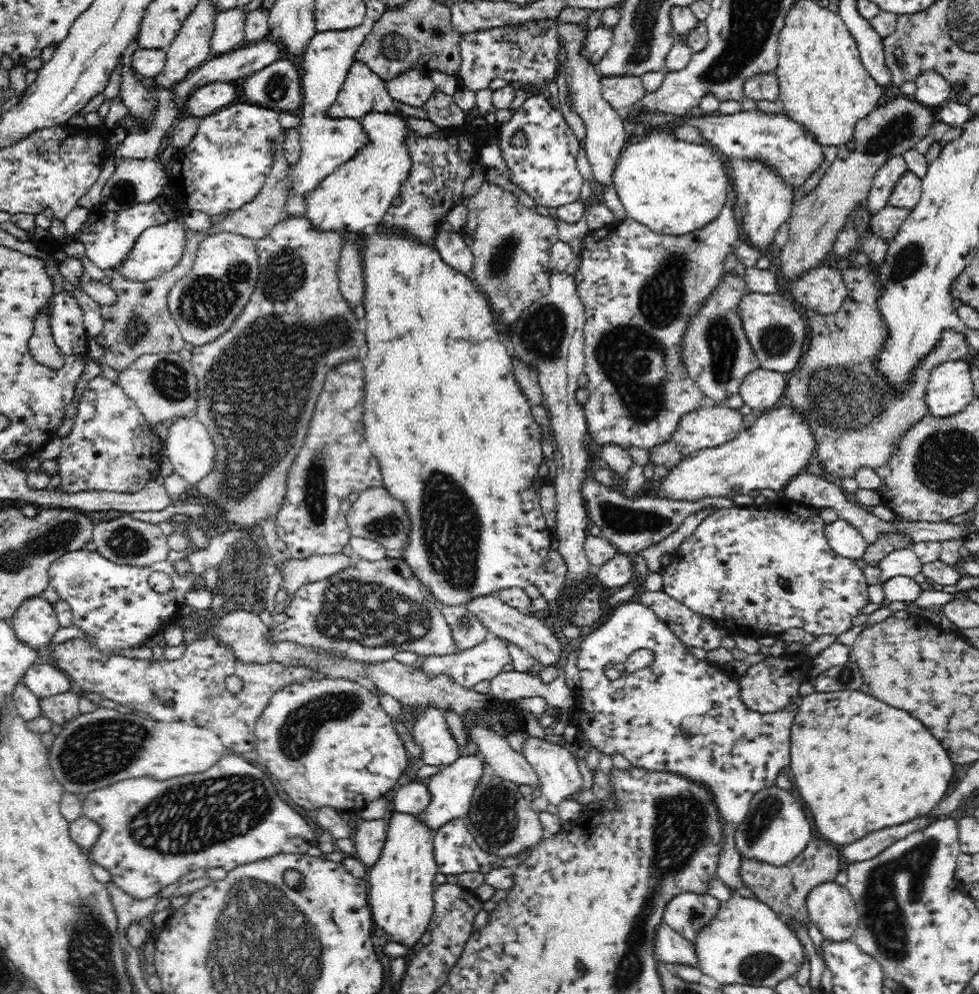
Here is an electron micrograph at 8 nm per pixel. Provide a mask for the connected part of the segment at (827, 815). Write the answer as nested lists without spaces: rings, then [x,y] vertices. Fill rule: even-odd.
[[[867,689],[816,692],[803,696],[791,729],[790,768],[796,790],[808,806],[815,830],[834,845],[848,845],[870,832],[928,814],[948,792],[954,774],[950,755],[920,720],[874,698]]]

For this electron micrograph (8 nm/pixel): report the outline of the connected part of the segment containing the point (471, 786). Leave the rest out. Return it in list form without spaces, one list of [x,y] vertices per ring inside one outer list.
[[[478,756],[458,757],[451,765],[447,765],[442,772],[423,780],[426,789],[430,791],[430,804],[422,810],[416,819],[424,826],[428,827],[432,834],[441,829],[447,822],[454,819],[466,819],[469,813],[471,800],[473,799],[474,790],[479,786],[478,782],[482,775],[487,771],[482,767],[483,759]]]

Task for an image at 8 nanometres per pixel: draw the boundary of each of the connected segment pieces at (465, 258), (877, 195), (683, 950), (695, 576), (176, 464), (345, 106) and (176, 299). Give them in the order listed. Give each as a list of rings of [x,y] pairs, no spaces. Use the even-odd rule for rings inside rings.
[[[438,229],[435,242],[436,249],[446,265],[466,276],[470,274],[470,270],[473,268],[473,253],[472,249],[466,245],[462,231]]]
[[[896,154],[888,158],[875,173],[872,188],[867,192],[869,212],[876,214],[881,208],[887,205],[896,182],[904,172],[908,170],[908,165],[903,154]]]
[[[664,922],[660,923],[657,930],[655,956],[669,966],[686,965],[699,968],[695,945]]]
[[[786,496],[769,501],[761,500],[753,507],[738,506],[716,509],[714,514],[705,518],[692,534],[684,538],[684,541],[674,552],[669,553],[670,561],[668,565],[661,566],[658,571],[662,576],[662,591],[699,615],[712,617],[720,627],[727,629],[730,635],[738,634],[738,636],[758,639],[769,635],[778,637],[779,634],[790,630],[790,628],[802,628],[814,637],[824,634],[838,636],[852,628],[852,620],[861,614],[863,608],[870,603],[868,598],[869,584],[866,583],[866,577],[864,577],[862,569],[858,566],[858,559],[844,558],[832,549],[826,538],[825,526],[825,522],[816,508],[810,508],[809,506],[804,508],[804,504],[788,499]],[[780,576],[784,576],[788,580],[788,584],[780,586],[778,584]]]
[[[179,418],[168,424],[168,437],[164,445],[165,455],[173,464],[173,470],[190,482],[191,487],[213,472],[217,450],[208,429],[197,418]]]
[[[354,60],[344,84],[327,115],[332,118],[360,119],[372,112],[396,112],[395,98],[390,96],[386,80],[361,60]]]
[[[229,232],[206,238],[200,244],[192,270],[176,281],[168,296],[169,311],[183,339],[197,347],[221,337],[250,302],[259,273],[255,240]]]

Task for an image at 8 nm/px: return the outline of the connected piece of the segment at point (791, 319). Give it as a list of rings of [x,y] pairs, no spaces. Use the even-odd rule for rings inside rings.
[[[748,292],[738,306],[738,316],[742,321],[744,335],[754,351],[759,367],[778,373],[788,374],[799,366],[802,356],[802,342],[806,336],[806,324],[802,316],[780,294]]]

